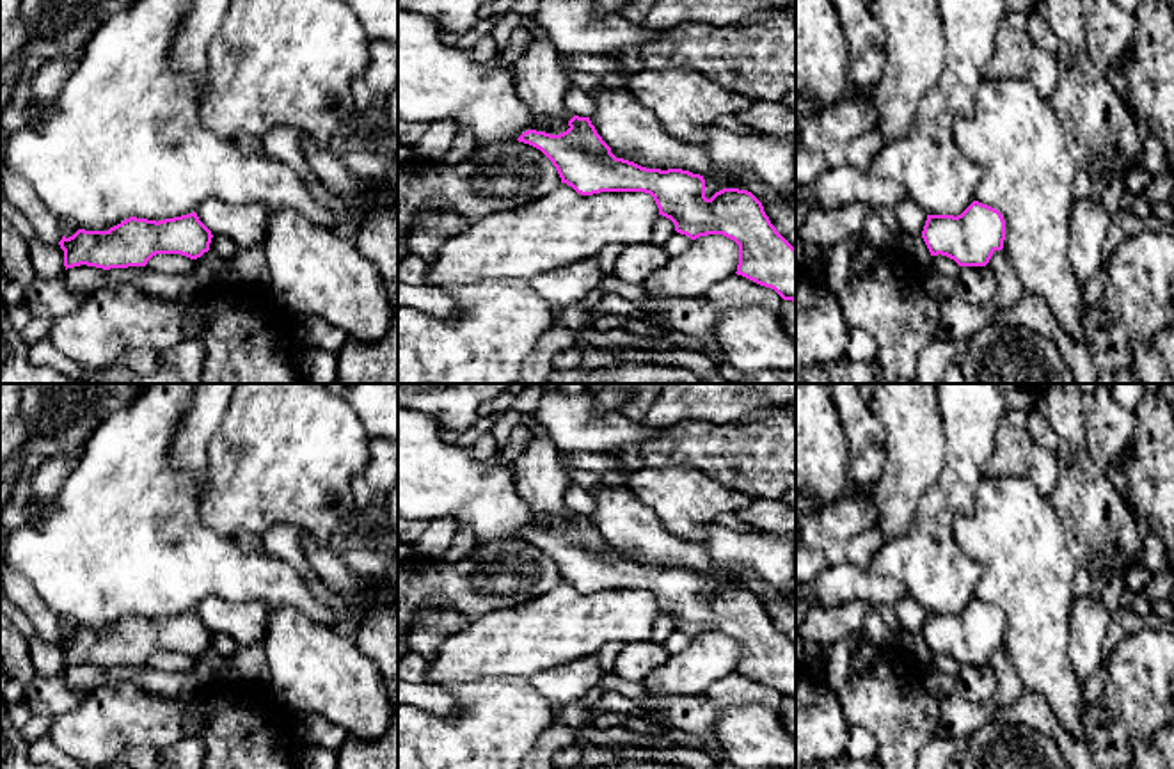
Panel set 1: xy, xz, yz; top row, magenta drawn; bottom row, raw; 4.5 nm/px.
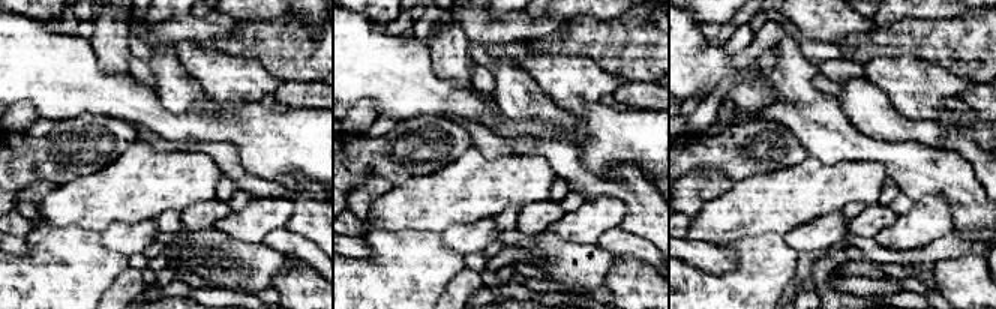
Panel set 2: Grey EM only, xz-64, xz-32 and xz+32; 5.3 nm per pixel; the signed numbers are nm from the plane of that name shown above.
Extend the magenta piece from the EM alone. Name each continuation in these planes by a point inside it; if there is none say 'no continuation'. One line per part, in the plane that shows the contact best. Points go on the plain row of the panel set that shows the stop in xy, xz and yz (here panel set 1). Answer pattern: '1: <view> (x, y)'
1: xz (540, 478)

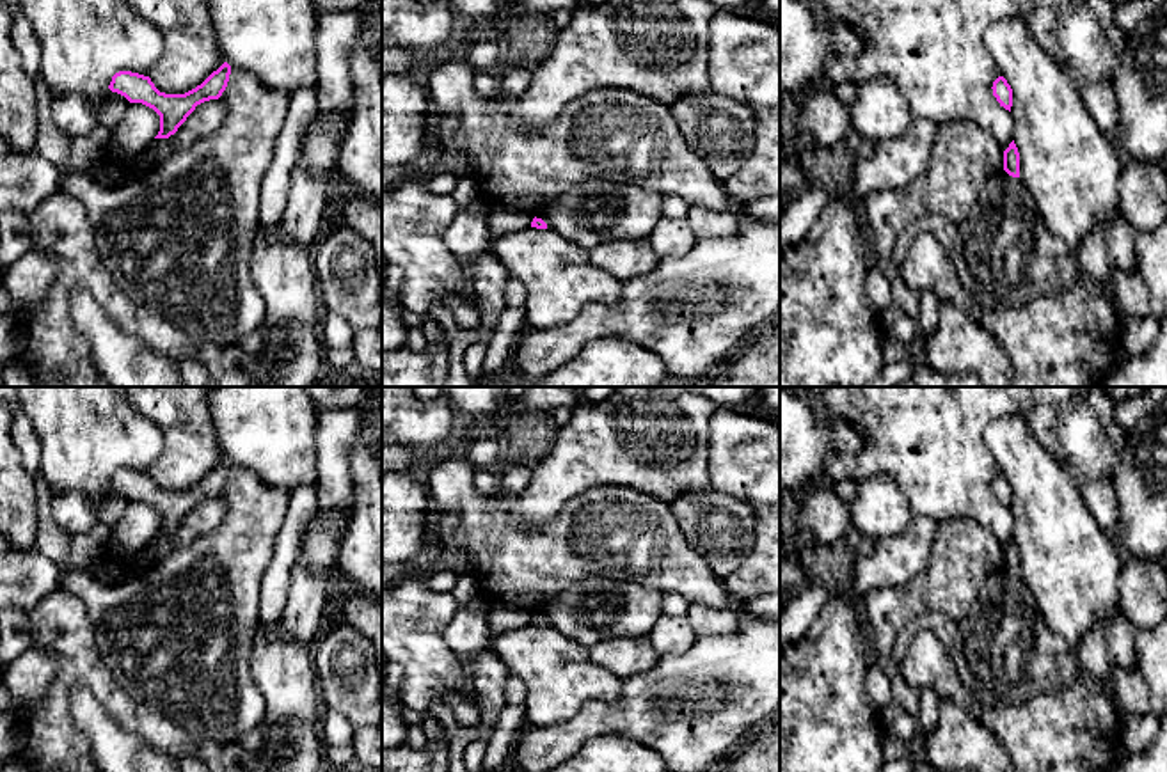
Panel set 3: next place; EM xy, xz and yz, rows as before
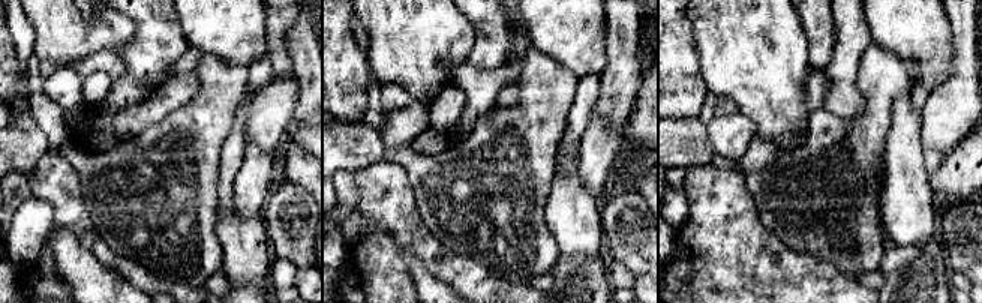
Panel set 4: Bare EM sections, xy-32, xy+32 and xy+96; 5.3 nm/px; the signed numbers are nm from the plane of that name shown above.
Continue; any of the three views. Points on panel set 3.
no continuation

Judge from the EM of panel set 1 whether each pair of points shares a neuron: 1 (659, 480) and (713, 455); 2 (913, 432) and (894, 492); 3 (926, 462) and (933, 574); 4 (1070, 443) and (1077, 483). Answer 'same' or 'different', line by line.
1: different
2: same
3: different
4: same

